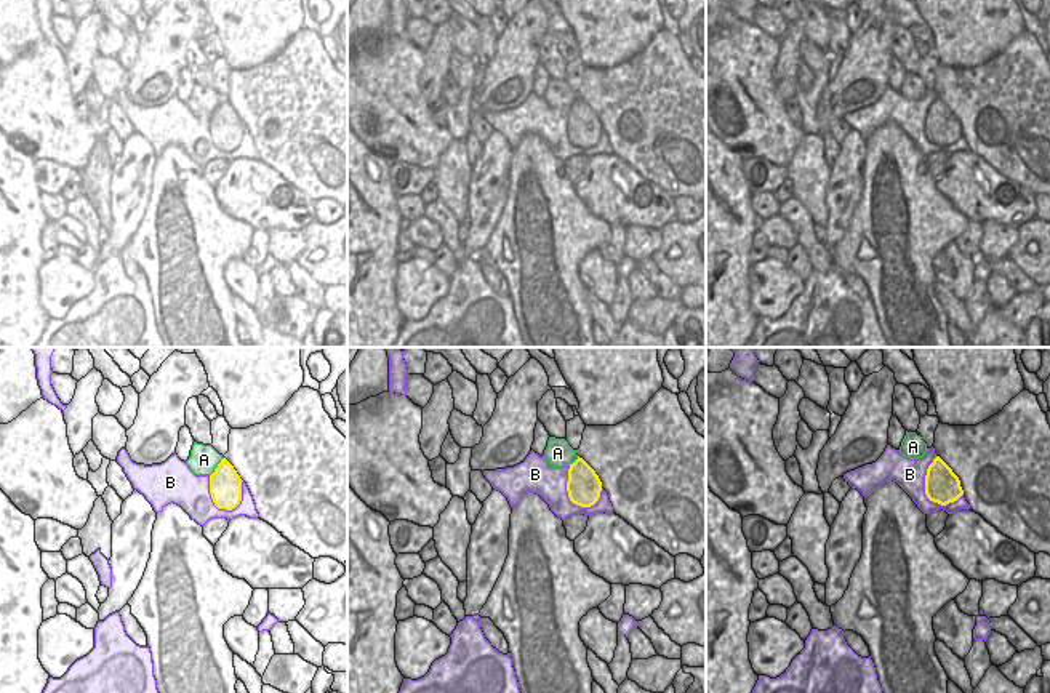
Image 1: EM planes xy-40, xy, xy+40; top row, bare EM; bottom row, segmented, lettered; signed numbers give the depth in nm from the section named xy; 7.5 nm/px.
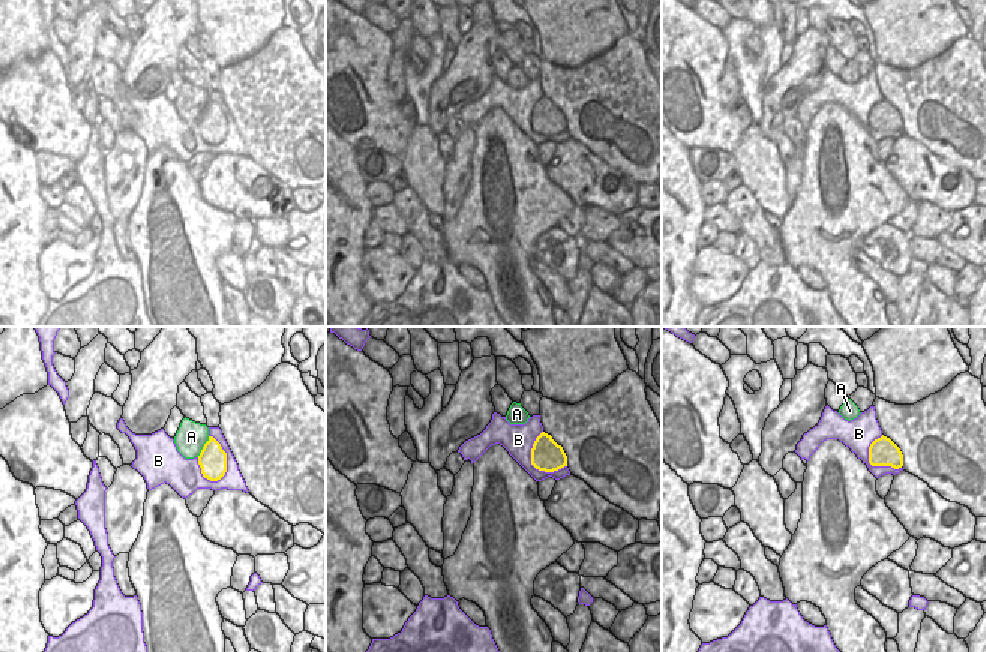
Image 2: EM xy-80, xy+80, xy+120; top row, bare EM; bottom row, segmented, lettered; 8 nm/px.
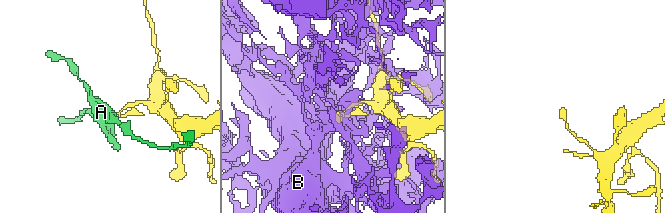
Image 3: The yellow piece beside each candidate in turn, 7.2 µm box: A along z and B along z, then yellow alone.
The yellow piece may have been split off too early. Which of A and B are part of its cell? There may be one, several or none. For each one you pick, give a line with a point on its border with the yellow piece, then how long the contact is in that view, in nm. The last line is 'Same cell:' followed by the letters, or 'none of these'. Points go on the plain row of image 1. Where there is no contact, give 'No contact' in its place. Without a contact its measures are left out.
Same cell: none of these.

